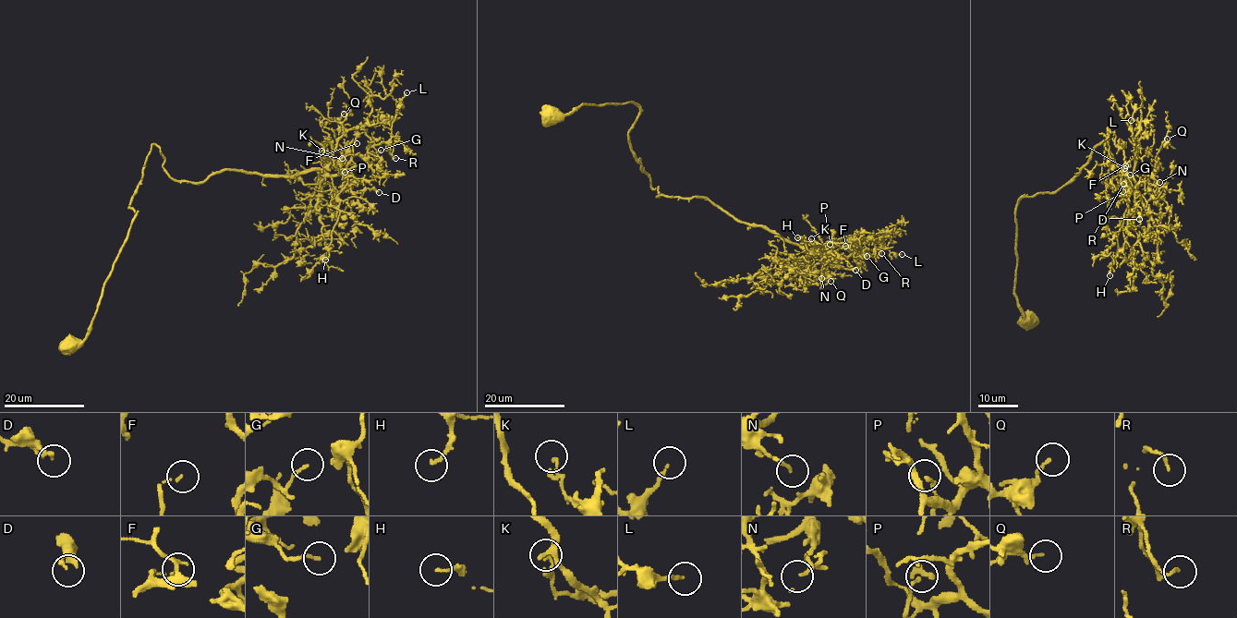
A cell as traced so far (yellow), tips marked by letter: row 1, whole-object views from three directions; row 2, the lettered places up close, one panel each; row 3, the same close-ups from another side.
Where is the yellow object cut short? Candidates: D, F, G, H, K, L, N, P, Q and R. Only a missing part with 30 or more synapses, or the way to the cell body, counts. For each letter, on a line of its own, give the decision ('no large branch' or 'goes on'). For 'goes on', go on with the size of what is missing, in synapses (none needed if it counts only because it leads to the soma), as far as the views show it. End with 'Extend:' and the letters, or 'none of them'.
D: no large branch
F: goes on; about 60 synapses
G: no large branch
H: no large branch
K: no large branch
L: no large branch
N: no large branch
P: no large branch
Q: no large branch
R: no large branch
Extend: F

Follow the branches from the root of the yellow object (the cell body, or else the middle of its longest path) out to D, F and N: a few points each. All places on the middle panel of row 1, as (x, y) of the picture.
D: (551, 115), (584, 103), (635, 103), (629, 145), (656, 197), (708, 198), (855, 270)
F: (551, 115), (584, 103), (635, 103), (629, 145), (656, 197), (708, 198), (812, 256), (845, 246)
N: (551, 115), (635, 103), (629, 145), (656, 197), (702, 196), (774, 230), (806, 266), (829, 263), (821, 278)

